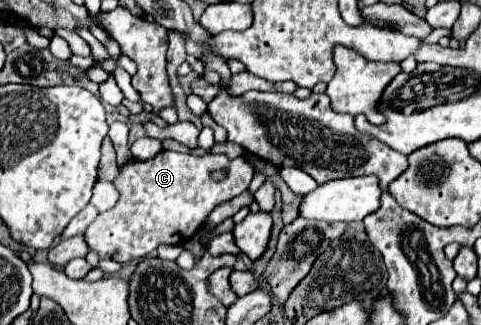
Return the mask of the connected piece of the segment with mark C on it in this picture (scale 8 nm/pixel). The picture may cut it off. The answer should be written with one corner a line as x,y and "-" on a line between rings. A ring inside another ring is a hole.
161,151
153,159
133,161
115,179
115,187
121,193
117,205
97,215
97,219
85,231
85,241
93,251
99,253
101,259
109,257
119,263
141,259
151,251
155,251
159,245
181,245
205,225
211,209
247,191
251,179
253,179
253,165
243,157
237,157
231,161
225,155
215,155
215,153
189,155
189,153
177,153
177,151
-
213,171
225,171
227,177
223,181
215,181
211,179

